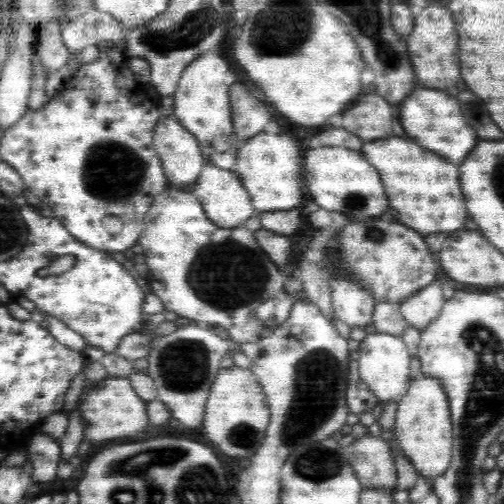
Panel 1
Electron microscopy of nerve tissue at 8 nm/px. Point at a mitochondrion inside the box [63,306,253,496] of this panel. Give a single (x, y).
(183, 364)

